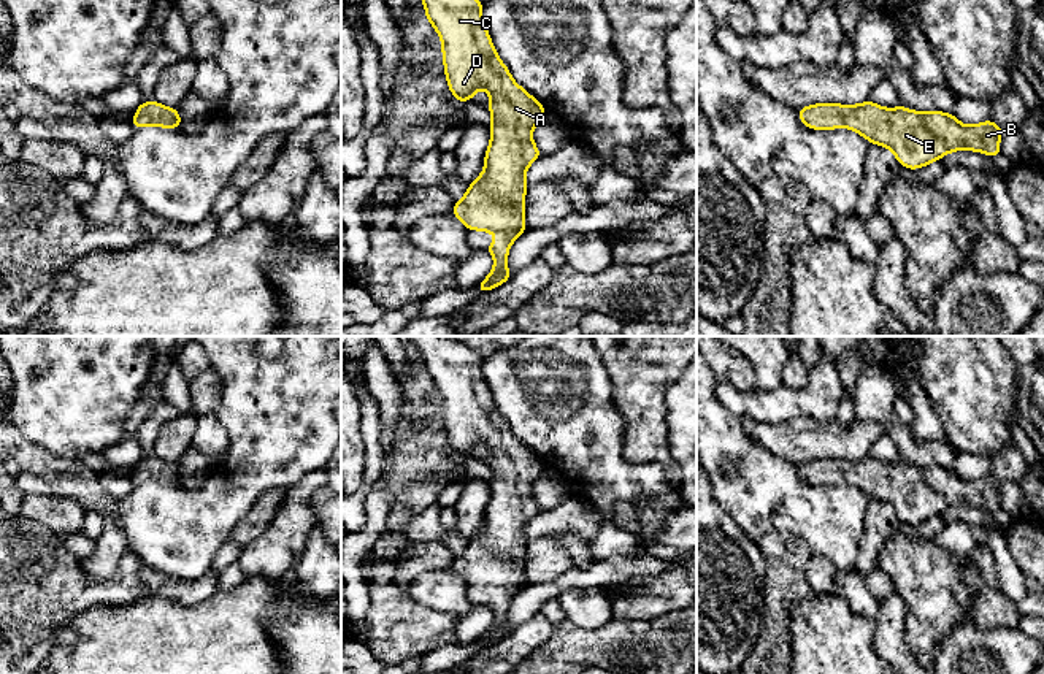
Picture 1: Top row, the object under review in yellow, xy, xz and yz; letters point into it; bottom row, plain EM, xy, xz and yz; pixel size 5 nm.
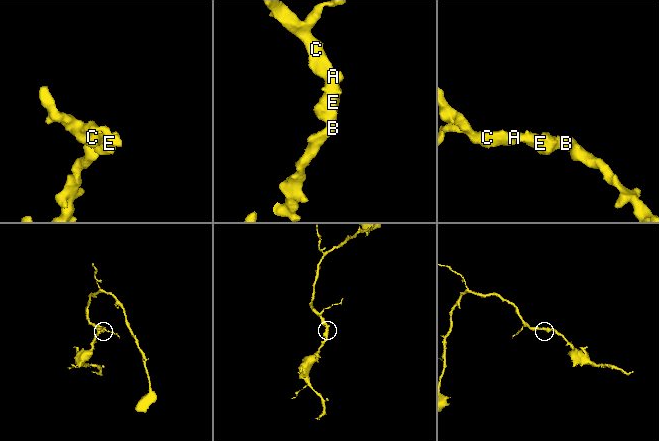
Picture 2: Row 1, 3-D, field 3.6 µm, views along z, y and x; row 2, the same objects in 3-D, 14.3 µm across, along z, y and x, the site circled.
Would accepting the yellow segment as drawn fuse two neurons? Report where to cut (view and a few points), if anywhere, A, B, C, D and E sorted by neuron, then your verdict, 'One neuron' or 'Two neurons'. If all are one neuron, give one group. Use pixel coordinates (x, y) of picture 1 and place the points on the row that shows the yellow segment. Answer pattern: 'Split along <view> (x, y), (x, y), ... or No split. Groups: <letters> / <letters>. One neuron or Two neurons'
No split. Groups: A B C D E. One neuron

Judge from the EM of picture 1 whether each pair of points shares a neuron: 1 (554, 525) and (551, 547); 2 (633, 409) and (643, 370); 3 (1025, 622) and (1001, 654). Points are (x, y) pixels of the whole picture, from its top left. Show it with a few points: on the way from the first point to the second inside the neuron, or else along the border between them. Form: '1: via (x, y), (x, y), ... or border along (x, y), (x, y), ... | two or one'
1: border along (557, 533), (529, 539) | two
2: via (638, 400), (638, 379) | one
3: border along (1017, 628), (1027, 635) | two

